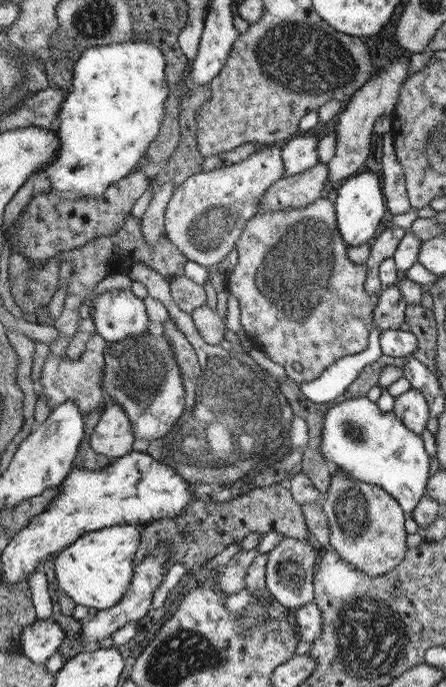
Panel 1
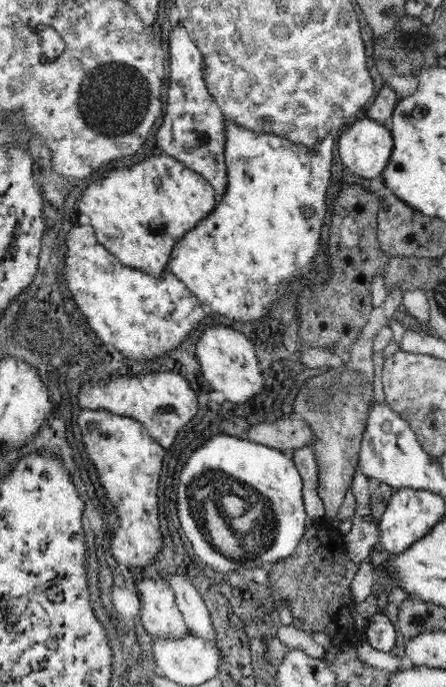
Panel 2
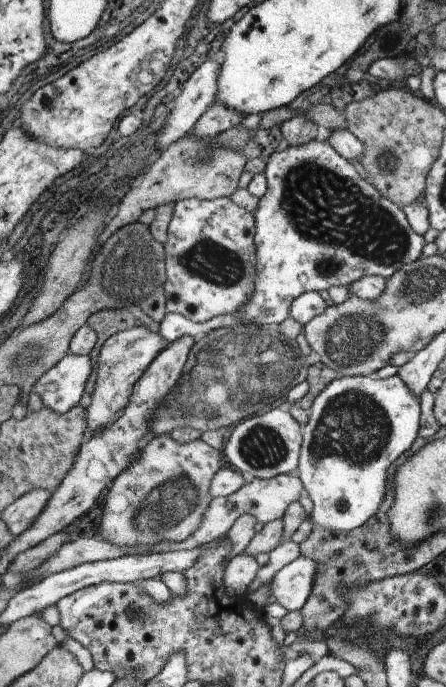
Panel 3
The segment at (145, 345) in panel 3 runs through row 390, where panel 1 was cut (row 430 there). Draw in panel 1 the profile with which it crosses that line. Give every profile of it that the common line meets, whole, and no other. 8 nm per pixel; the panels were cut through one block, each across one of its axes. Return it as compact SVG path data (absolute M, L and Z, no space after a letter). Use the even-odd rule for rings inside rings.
M111 404L105 412L101 412L99 422L89 434L91 450L111 460L129 454L133 442L135 436L131 432L131 420L127 420L127 414L121 412L119 404Z

